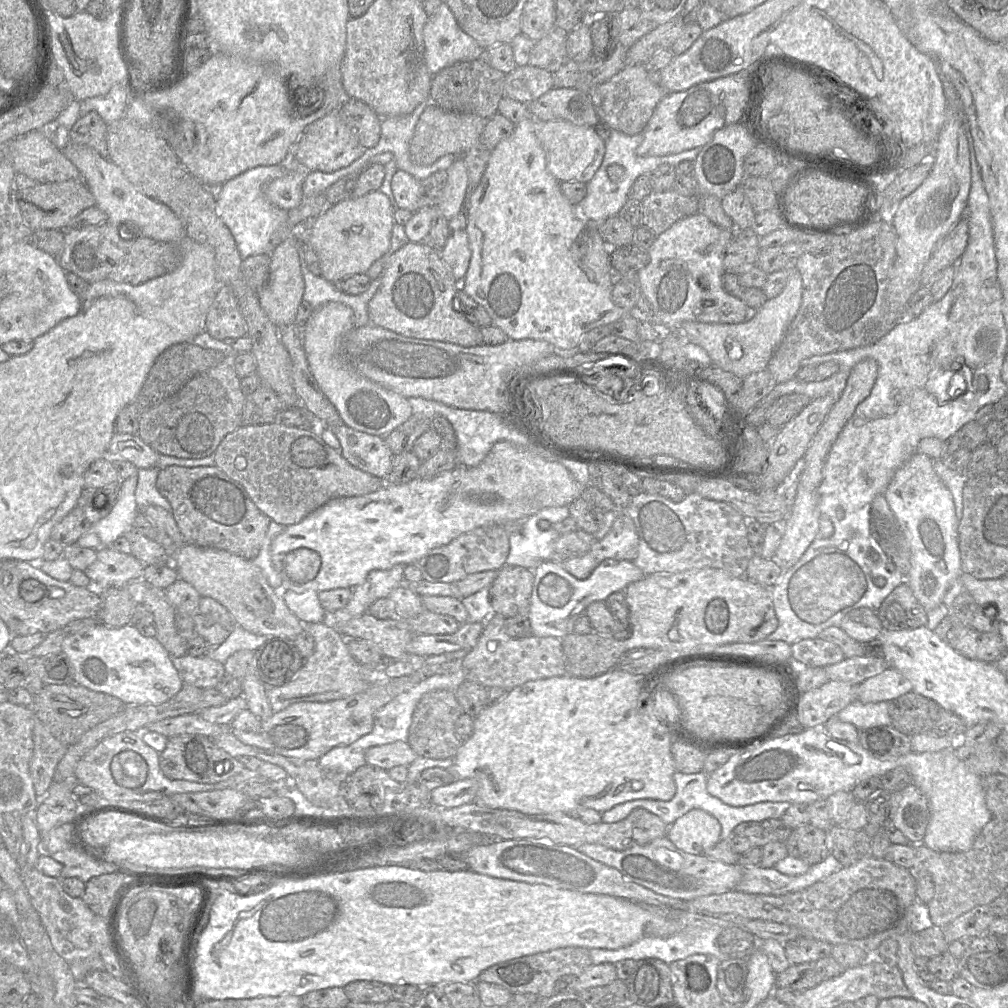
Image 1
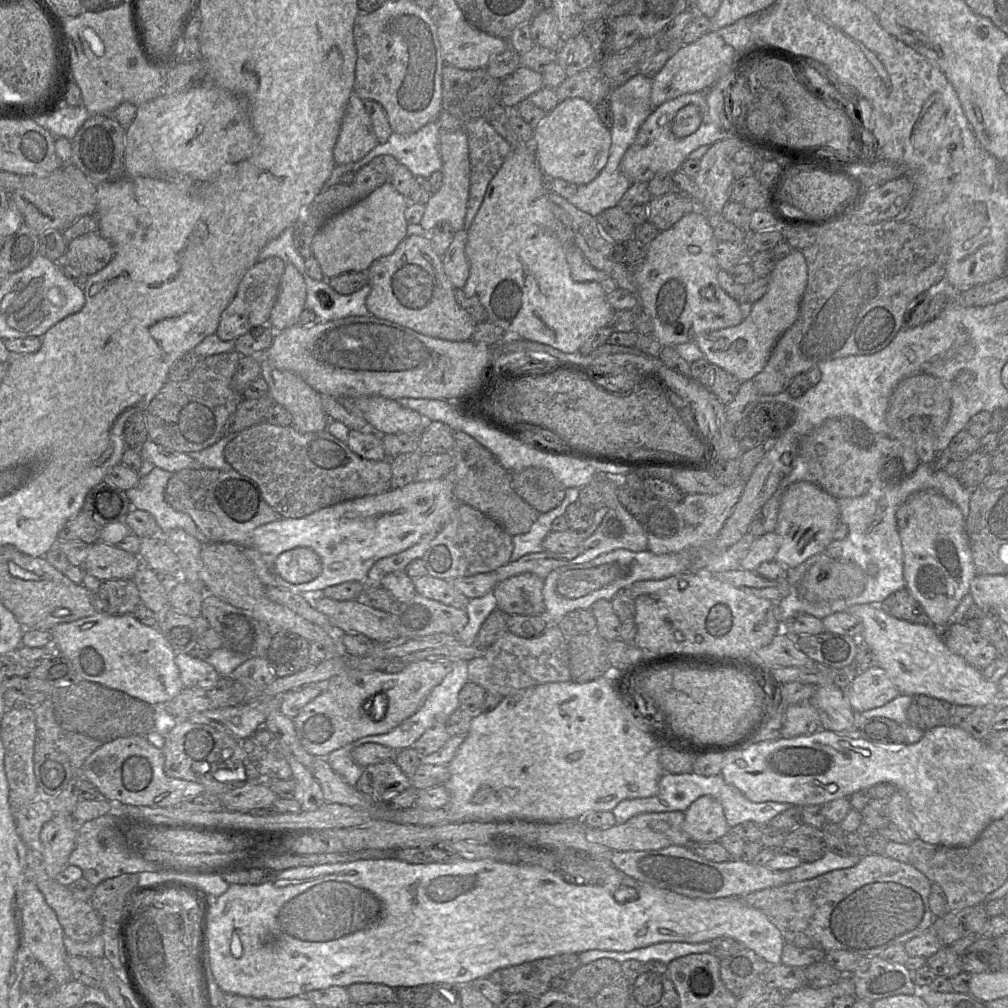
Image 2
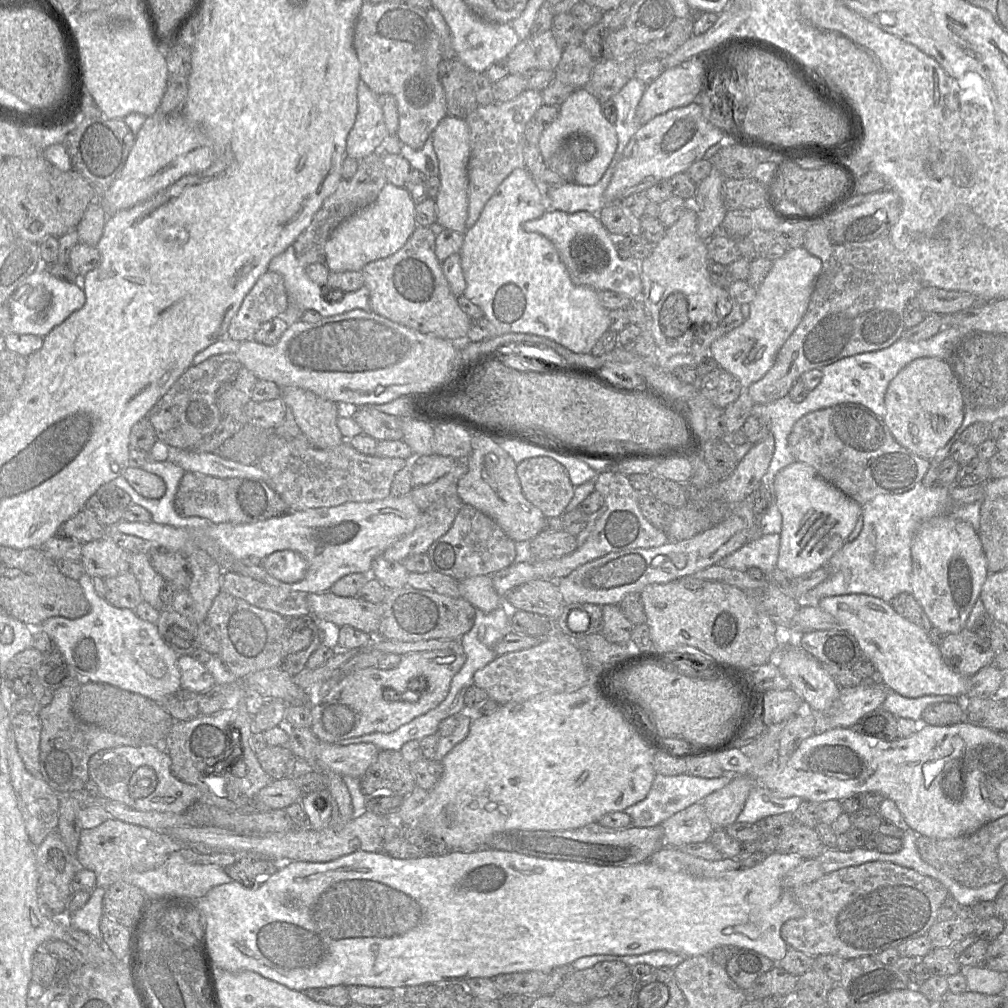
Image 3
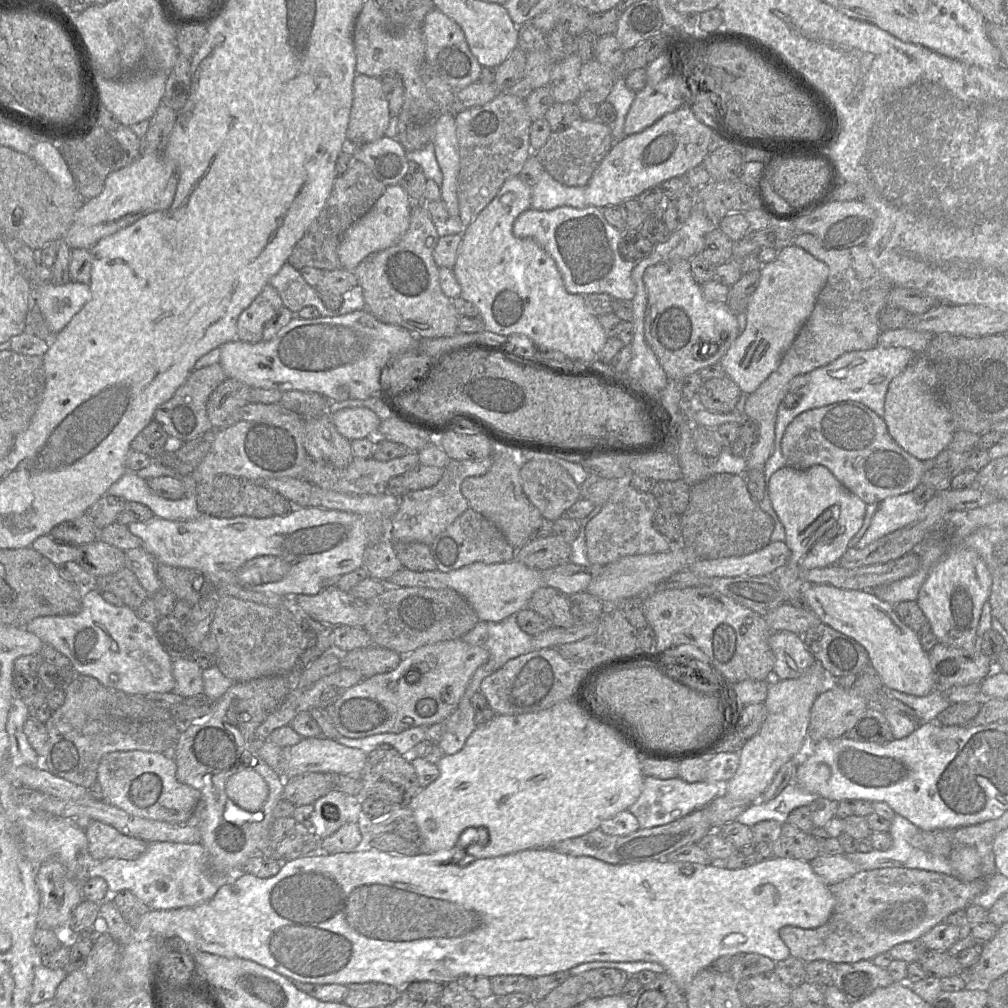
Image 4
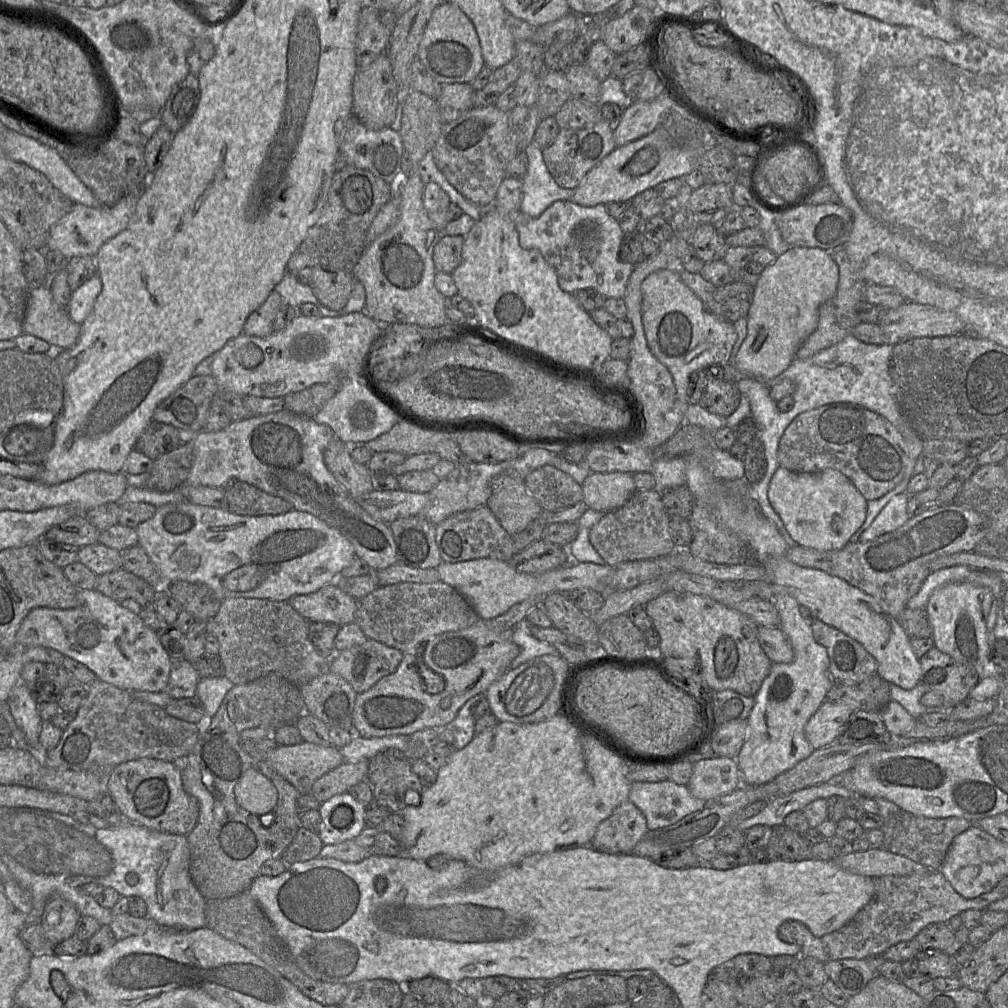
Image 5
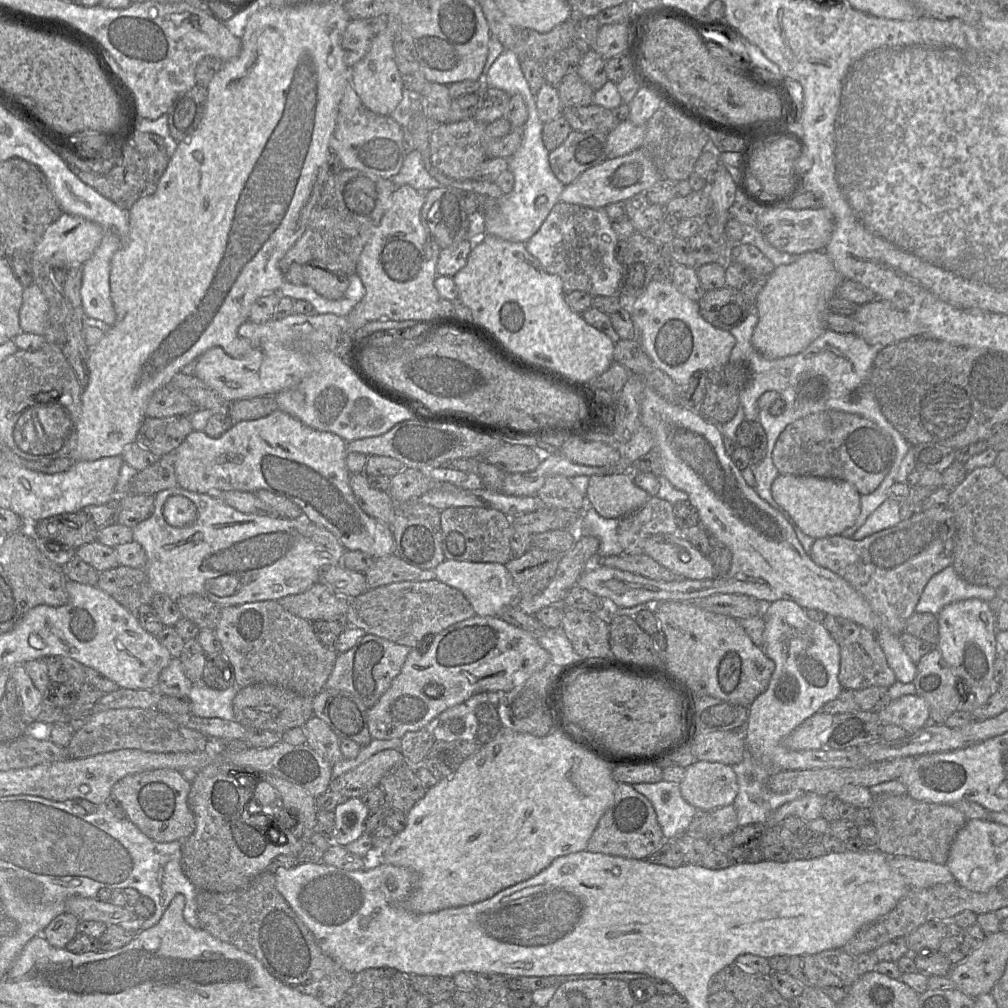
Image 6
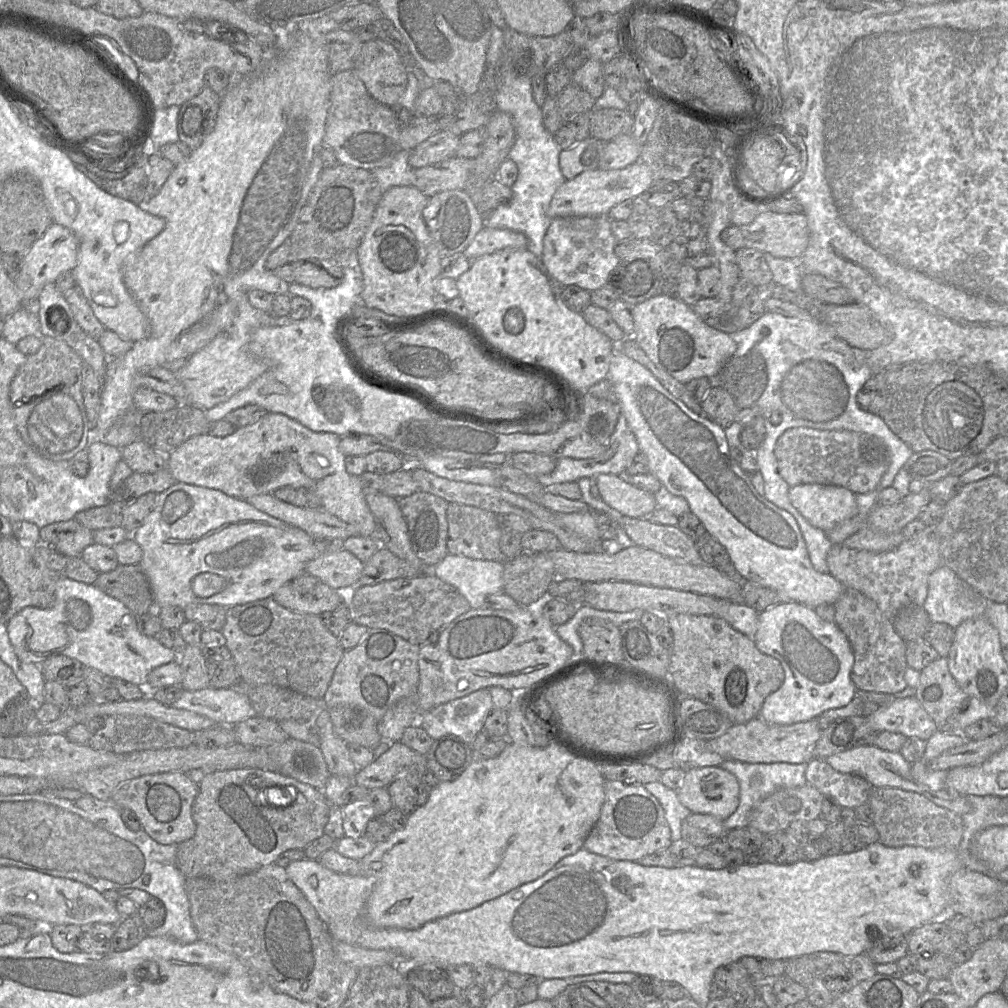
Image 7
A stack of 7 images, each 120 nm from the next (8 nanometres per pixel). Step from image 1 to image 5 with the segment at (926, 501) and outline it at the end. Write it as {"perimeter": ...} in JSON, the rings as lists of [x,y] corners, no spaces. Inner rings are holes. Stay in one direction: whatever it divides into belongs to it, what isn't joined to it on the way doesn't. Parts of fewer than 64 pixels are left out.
{"perimeter":[[[967,582],[948,583],[936,588],[925,607],[932,626],[934,645],[956,662],[973,667],[980,675],[987,674],[991,634],[987,631],[987,618],[994,600],[992,592]]]}

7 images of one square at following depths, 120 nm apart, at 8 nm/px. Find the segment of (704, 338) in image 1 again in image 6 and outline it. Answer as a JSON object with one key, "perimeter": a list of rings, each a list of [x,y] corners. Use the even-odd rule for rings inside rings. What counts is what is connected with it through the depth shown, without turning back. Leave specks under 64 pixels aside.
{"perimeter":[[[824,250],[806,252],[789,264],[774,268],[753,306],[758,321],[751,344],[765,359],[795,355],[806,349],[826,328],[828,302],[844,280]]]}

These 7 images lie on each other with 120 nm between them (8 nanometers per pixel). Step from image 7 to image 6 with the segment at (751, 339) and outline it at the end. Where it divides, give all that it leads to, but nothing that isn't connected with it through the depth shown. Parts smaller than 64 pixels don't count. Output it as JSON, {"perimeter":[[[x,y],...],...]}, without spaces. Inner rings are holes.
{"perimeter":[[[752,311],[741,324],[729,332],[736,343],[731,350],[729,362],[746,361],[751,369],[750,384],[739,392],[739,405],[743,408],[744,417],[749,422],[758,421],[767,436],[766,452],[761,461],[751,463],[756,485],[755,491],[771,507],[781,512],[784,518],[792,525],[796,536],[805,552],[809,555],[815,539],[804,534],[796,525],[792,517],[772,497],[771,485],[780,474],[773,464],[772,452],[780,433],[794,421],[807,415],[828,411],[840,410],[865,417],[881,429],[890,434],[896,445],[896,458],[887,475],[896,480],[900,465],[910,449],[913,449],[904,436],[896,430],[883,415],[879,402],[869,386],[863,388],[868,381],[873,363],[880,350],[880,344],[869,344],[854,333],[839,333],[826,329],[802,352],[778,359],[765,359],[751,344],[751,337],[757,324],[757,314]],[[766,391],[776,391],[785,402],[785,410],[779,415],[772,415],[768,409],[759,410],[757,401]]]}

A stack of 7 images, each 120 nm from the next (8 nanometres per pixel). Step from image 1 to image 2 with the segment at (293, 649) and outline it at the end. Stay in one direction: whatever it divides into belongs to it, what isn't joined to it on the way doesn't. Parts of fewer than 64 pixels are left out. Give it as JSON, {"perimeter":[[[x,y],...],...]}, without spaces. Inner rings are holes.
{"perimeter":[[[288,631],[272,635],[265,658],[277,678],[284,678],[304,670],[309,665],[310,642]]]}

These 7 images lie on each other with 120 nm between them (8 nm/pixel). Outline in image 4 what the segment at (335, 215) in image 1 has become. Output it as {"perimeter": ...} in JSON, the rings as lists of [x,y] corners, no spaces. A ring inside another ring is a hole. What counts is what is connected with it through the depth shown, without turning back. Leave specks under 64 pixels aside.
{"perimeter":[[[401,185],[386,187],[371,210],[344,233],[337,254],[341,267],[354,271],[369,255],[395,245],[409,227],[412,201]]]}

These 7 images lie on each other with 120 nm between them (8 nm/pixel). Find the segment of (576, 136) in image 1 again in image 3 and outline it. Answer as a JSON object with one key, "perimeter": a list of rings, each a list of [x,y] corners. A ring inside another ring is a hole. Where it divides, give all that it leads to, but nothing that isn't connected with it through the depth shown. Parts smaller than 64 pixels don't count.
{"perimeter":[[[586,88],[575,90],[559,106],[559,114],[556,120],[542,131],[537,147],[545,163],[565,141],[574,136],[585,137],[591,140],[596,147],[595,155],[578,165],[574,176],[574,183],[582,186],[592,186],[602,178],[609,167],[617,148],[618,139],[615,127],[605,119],[601,112],[600,101]]]}

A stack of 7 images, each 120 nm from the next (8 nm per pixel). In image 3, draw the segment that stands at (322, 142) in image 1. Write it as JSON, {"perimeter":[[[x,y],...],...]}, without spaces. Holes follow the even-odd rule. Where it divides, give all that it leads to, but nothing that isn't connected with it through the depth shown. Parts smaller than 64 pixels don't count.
{"perimeter":[[[361,80],[357,88],[357,104],[356,119],[347,136],[345,154],[360,161],[380,150],[388,131],[378,96]]]}

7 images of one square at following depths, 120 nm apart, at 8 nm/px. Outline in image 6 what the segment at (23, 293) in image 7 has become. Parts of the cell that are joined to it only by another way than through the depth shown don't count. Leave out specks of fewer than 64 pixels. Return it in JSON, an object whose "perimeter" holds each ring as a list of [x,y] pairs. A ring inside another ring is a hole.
{"perimeter":[[[63,213],[44,232],[29,259],[53,266],[82,266],[93,255],[103,238],[102,227],[78,215]]]}

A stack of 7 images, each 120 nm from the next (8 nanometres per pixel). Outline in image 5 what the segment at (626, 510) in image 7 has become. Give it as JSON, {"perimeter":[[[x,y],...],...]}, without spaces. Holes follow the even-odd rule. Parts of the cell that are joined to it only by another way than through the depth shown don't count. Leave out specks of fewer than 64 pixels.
{"perimeter":[[[591,472],[582,489],[587,506],[602,513],[623,506],[637,490],[633,475],[625,472]]]}

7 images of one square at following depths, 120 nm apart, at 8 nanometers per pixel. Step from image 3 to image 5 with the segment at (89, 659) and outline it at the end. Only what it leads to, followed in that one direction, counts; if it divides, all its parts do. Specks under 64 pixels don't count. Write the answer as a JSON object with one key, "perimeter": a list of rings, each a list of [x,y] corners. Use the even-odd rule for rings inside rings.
{"perimeter":[[[79,589],[78,605],[70,609],[36,607],[22,621],[15,636],[15,649],[43,646],[55,649],[93,671],[96,677],[120,689],[162,692],[168,685],[171,661],[155,630],[147,626],[139,614],[96,589]]]}

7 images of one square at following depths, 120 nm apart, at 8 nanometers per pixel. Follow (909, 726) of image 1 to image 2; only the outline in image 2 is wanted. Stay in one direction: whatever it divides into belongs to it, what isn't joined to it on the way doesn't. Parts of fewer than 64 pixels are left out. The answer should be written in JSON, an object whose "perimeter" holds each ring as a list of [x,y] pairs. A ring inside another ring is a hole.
{"perimeter":[[[913,695],[907,710],[907,723],[927,731],[936,726],[949,725],[953,705],[927,695]]]}

